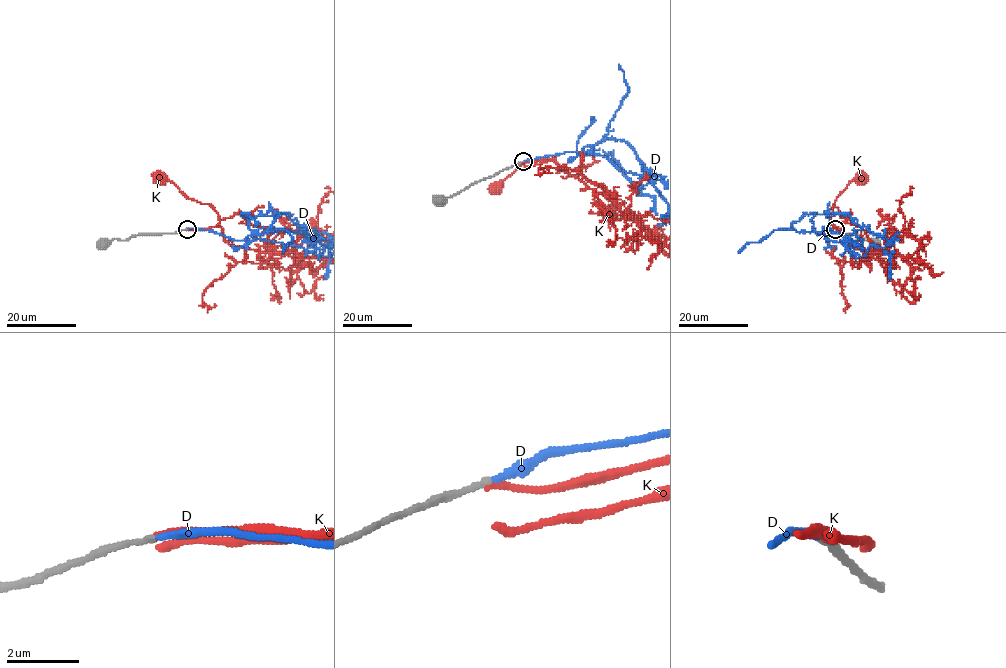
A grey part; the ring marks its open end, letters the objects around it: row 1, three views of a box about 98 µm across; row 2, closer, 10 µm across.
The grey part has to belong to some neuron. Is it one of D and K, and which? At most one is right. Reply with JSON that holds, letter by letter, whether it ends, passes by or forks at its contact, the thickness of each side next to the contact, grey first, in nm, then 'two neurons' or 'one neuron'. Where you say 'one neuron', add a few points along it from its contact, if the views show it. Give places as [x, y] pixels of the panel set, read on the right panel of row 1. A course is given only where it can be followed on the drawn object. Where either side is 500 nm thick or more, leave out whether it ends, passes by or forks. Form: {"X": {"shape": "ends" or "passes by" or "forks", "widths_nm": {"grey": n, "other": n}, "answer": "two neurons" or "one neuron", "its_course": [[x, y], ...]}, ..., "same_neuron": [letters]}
{"D": {"shape": "ends", "widths_nm": {"grey": 150, "other": 200}, "answer": "one neuron", "its_course": [[836, 228], [825, 241], [820, 234], [864, 256], [871, 246], [885, 247], [885, 251], [876, 243], [871, 222]]}, "K": {"shape": "ends", "widths_nm": {"grey": 150, "other": 190}, "answer": "two neurons"}, "same_neuron": ["D"]}

